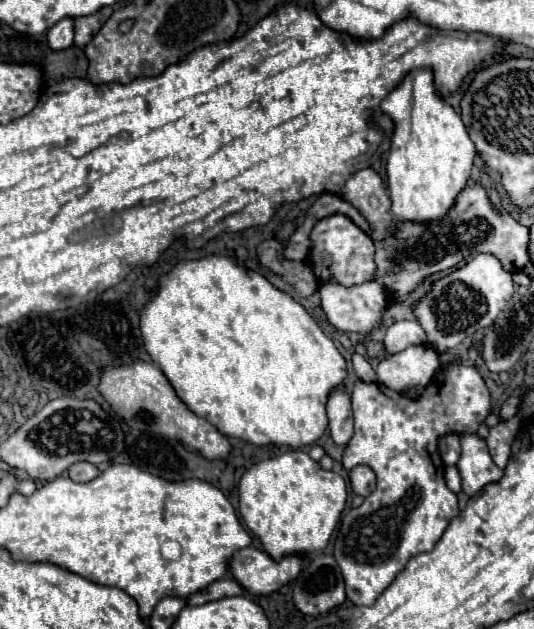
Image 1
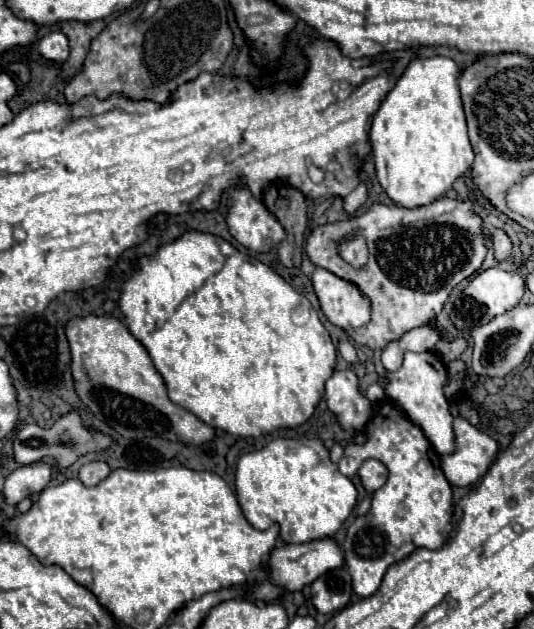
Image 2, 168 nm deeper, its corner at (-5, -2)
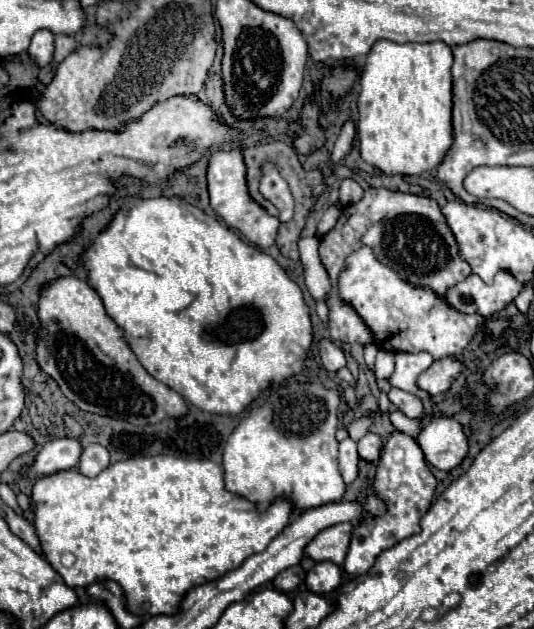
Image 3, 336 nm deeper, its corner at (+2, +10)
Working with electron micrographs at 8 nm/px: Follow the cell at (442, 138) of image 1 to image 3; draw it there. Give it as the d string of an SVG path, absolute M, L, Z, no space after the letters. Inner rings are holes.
M378 40L362 68L358 136L362 158L386 176L412 176L438 168L454 142L452 52L444 42L396 44Z

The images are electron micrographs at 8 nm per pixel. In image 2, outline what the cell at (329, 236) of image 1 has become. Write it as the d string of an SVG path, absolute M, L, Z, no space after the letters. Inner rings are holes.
M355 236L349 242L343 242L339 252L341 252L343 260L347 260L349 264L353 264L357 268L367 262L367 246L365 246L365 240L359 238L359 236Z

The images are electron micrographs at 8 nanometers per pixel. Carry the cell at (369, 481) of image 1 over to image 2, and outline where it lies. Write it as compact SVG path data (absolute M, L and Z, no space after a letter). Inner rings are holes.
M371 458L371 460L365 460L359 468L359 476L361 476L361 482L365 486L367 492L375 492L377 488L381 488L387 480L387 468L383 462Z

